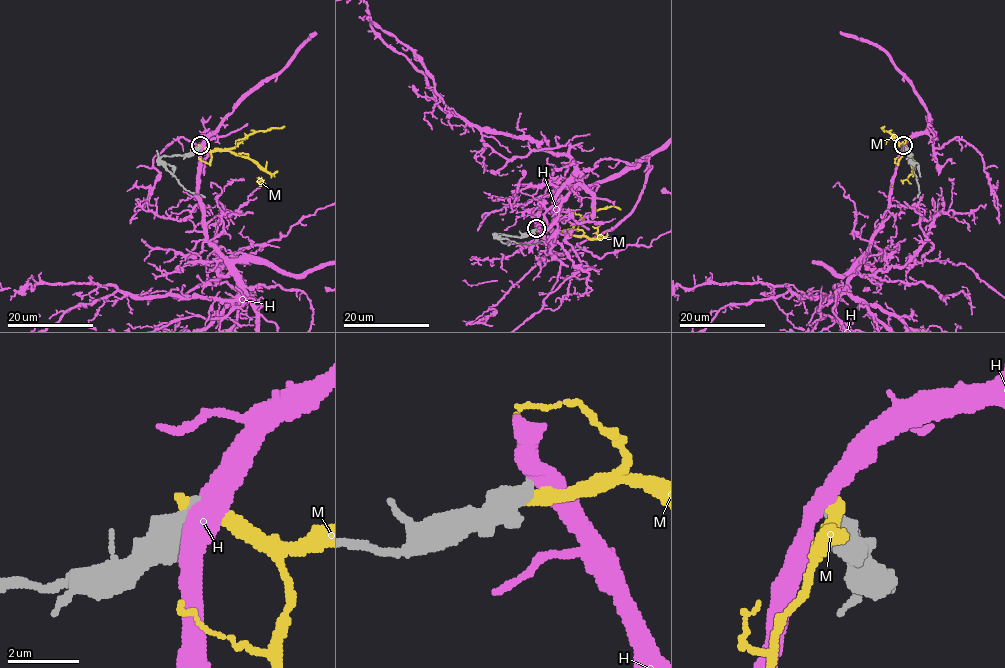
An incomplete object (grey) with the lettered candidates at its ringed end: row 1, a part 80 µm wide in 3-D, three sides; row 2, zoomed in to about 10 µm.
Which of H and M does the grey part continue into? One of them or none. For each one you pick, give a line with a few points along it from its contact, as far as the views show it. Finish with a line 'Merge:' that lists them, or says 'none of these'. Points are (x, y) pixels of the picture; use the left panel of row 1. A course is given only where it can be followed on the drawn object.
Merge: none of these

